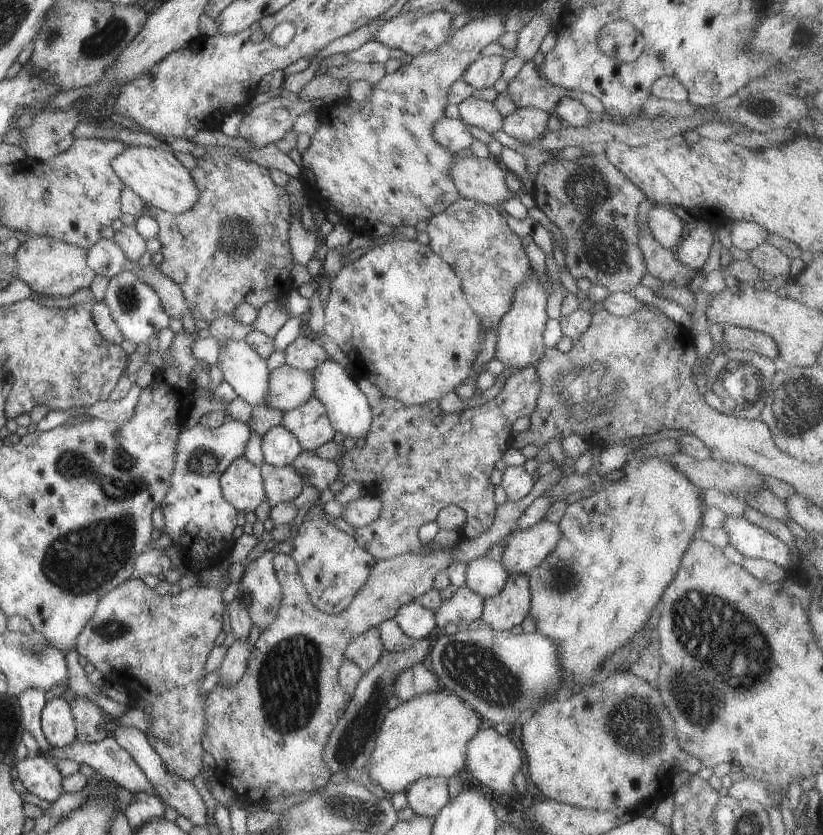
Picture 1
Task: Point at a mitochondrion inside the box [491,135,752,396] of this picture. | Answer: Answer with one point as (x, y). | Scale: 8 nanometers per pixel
(604, 244)

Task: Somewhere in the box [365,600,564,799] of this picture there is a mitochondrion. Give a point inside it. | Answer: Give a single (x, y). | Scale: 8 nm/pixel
(475, 668)

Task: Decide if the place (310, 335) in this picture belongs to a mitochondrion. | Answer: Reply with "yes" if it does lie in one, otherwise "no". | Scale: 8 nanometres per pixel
no

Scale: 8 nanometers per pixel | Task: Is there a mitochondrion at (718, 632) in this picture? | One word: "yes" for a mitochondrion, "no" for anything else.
yes

